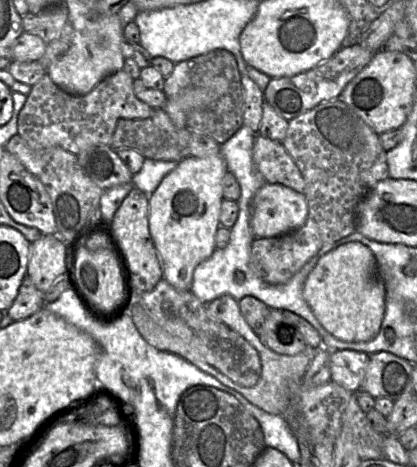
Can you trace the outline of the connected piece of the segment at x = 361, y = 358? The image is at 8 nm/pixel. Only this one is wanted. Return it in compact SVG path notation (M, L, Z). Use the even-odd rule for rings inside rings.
M332 350L330 354L331 381L343 388L357 392L360 389L369 354L355 350Z

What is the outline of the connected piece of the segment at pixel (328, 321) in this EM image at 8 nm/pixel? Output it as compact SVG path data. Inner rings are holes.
M352 241L329 251L308 275L303 296L323 328L345 342L363 342L379 332L385 314L384 281L379 276L373 251Z

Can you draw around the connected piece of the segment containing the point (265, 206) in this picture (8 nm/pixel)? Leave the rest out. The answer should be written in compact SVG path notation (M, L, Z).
M265 183L250 204L251 228L256 238L288 234L309 216L305 194L282 184Z

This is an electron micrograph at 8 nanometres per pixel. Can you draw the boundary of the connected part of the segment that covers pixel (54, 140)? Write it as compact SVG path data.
M122 69L103 79L83 96L60 89L48 75L32 86L18 116L18 132L32 150L60 147L75 155L95 146L109 146L120 119L146 119L153 108L140 101L133 91L133 79Z

